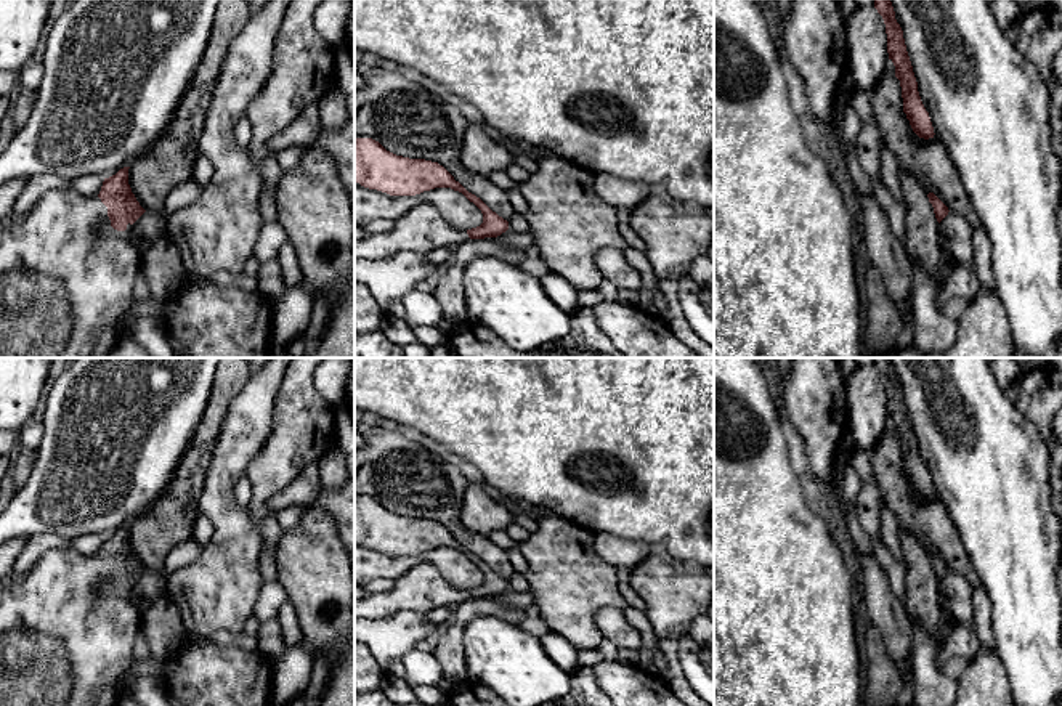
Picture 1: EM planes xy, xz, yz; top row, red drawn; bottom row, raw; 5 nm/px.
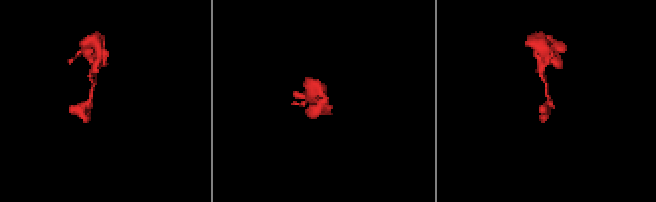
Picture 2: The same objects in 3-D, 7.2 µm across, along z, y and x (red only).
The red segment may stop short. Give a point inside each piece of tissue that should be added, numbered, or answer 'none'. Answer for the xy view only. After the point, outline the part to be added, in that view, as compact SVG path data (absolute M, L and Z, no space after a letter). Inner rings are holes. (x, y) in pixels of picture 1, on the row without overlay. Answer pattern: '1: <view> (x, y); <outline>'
1: xy (60, 645); M50 549L26 573L0 579L0 706L116 706L122 696L119 682L130 669L133 643L141 632L141 613L130 600L132 584L125 590L111 586L107 566L98 555L85 557L72 549Z

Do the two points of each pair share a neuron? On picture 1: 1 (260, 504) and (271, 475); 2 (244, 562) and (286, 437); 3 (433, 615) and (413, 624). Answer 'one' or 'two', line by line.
1: one
2: two
3: two

